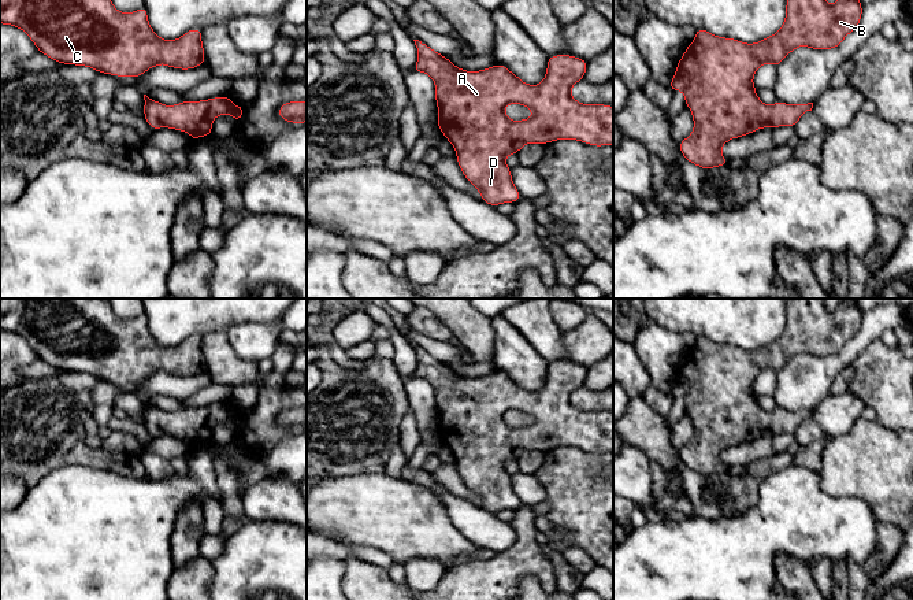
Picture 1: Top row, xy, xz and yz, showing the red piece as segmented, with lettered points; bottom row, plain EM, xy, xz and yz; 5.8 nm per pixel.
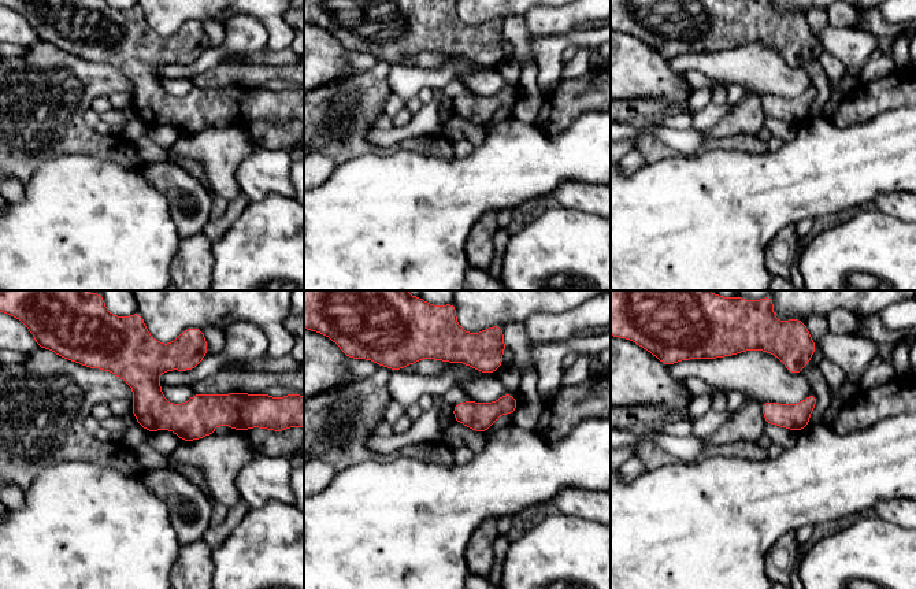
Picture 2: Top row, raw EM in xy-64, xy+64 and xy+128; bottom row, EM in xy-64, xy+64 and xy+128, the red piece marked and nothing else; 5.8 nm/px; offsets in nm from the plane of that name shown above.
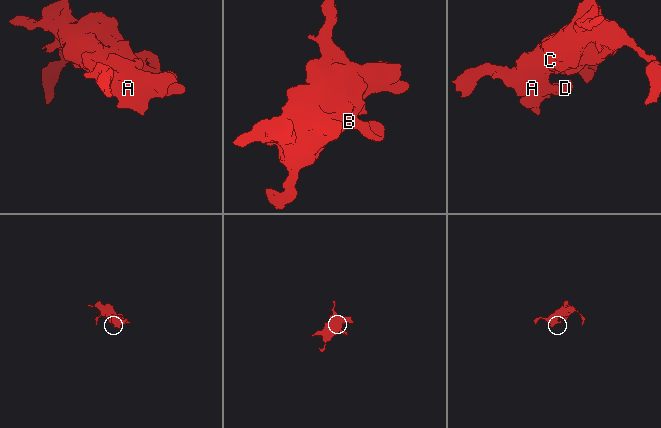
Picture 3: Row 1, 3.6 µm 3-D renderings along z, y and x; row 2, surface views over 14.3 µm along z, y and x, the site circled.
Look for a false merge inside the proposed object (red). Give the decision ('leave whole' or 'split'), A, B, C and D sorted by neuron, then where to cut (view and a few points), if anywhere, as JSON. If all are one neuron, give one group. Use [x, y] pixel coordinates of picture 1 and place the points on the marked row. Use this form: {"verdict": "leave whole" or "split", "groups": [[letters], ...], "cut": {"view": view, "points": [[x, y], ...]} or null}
{"verdict": "leave whole", "groups": [["A", "B", "C", "D"]], "cut": null}

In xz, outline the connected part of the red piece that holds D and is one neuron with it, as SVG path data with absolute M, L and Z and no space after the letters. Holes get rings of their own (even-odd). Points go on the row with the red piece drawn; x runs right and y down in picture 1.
M413 41L419 53L413 71L426 73L435 85L438 129L456 149L461 173L479 190L486 204L497 207L522 199L505 158L517 155L526 144L578 140L594 147L613 145L613 107L582 104L571 96L571 88L584 79L587 60L572 55L549 56L543 81L528 85L504 64L467 71L456 67L446 56L424 42ZM512 103L530 108L532 116L520 121L509 119L505 107Z

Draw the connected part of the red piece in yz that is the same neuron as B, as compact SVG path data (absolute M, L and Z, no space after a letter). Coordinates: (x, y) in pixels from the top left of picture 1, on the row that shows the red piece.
M787 0L782 27L754 44L695 30L668 85L683 92L693 114L694 129L679 142L683 158L706 170L727 166L721 155L727 141L764 127L794 127L813 103L764 104L753 84L756 71L762 64L779 66L798 47L839 47L861 16L860 0L836 0L834 5L827 0Z

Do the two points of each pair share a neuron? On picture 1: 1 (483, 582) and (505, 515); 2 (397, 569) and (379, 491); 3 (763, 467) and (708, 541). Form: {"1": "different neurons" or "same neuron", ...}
{"1": "different neurons", "2": "different neurons", "3": "different neurons"}

